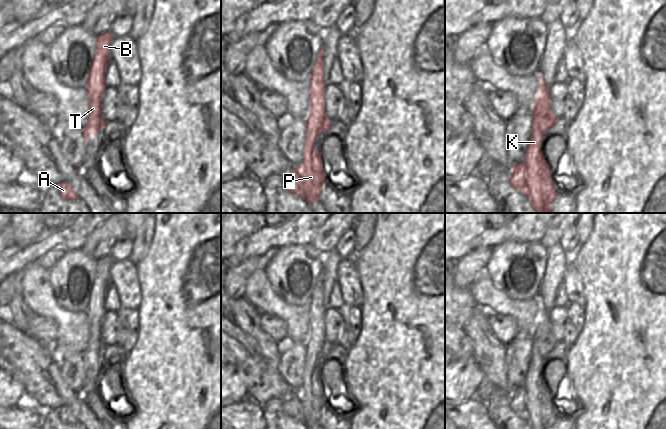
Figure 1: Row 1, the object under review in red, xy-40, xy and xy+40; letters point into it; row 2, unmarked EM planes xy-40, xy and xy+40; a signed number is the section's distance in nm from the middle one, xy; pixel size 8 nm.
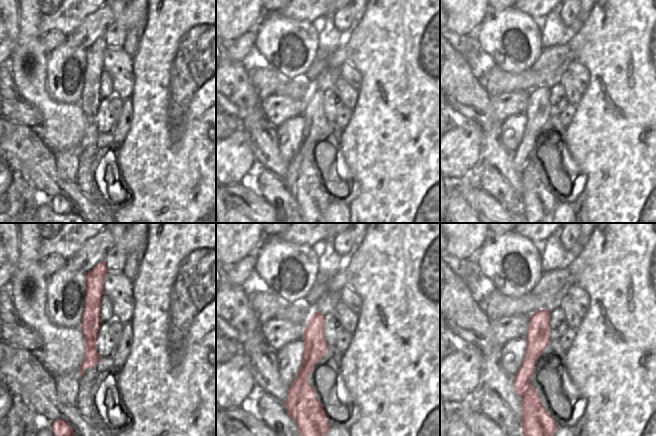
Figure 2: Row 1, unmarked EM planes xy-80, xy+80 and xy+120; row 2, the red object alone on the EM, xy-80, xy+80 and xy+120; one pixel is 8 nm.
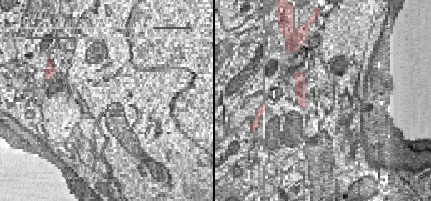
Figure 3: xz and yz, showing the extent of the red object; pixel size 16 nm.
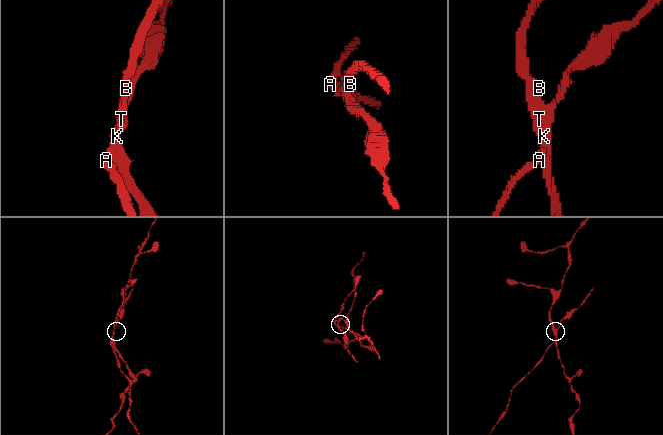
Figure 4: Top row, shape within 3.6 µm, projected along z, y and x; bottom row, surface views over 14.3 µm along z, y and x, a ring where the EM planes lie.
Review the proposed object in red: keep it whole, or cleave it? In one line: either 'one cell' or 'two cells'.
two cells

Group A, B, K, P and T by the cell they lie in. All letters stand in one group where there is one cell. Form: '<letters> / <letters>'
A / B K P T

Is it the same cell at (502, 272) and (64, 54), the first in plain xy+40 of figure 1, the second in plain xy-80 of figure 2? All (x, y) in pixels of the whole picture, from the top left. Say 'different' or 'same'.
same

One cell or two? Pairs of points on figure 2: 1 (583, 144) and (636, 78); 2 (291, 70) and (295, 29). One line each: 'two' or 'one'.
1: one
2: one

